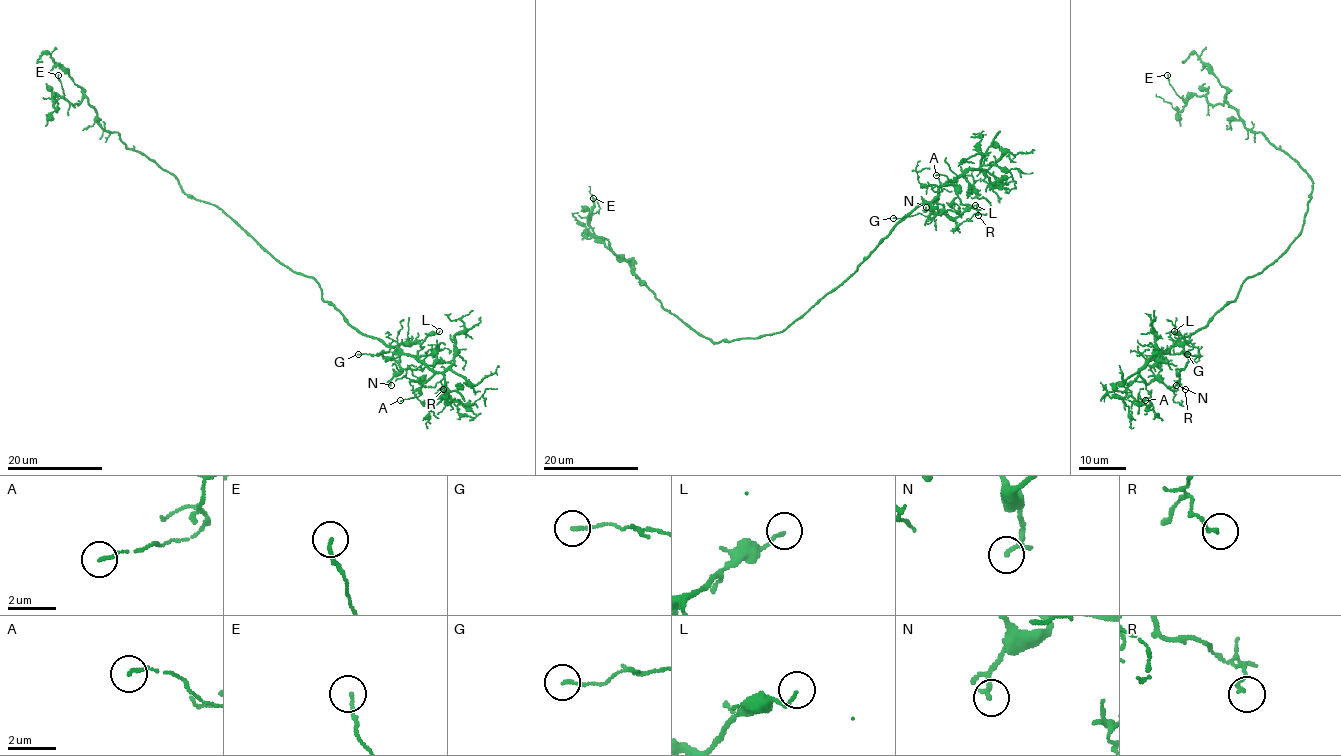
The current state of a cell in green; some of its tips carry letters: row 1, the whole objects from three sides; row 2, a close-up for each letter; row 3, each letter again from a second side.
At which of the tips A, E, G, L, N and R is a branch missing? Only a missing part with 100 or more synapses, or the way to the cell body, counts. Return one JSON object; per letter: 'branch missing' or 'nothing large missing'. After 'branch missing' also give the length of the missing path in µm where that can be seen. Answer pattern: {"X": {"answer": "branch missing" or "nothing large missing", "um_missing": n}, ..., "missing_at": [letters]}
{"A": {"answer": "nothing large missing"}, "E": {"answer": "nothing large missing"}, "G": {"answer": "nothing large missing"}, "L": {"answer": "nothing large missing"}, "N": {"answer": "nothing large missing"}, "R": {"answer": "nothing large missing"}, "missing_at": []}

